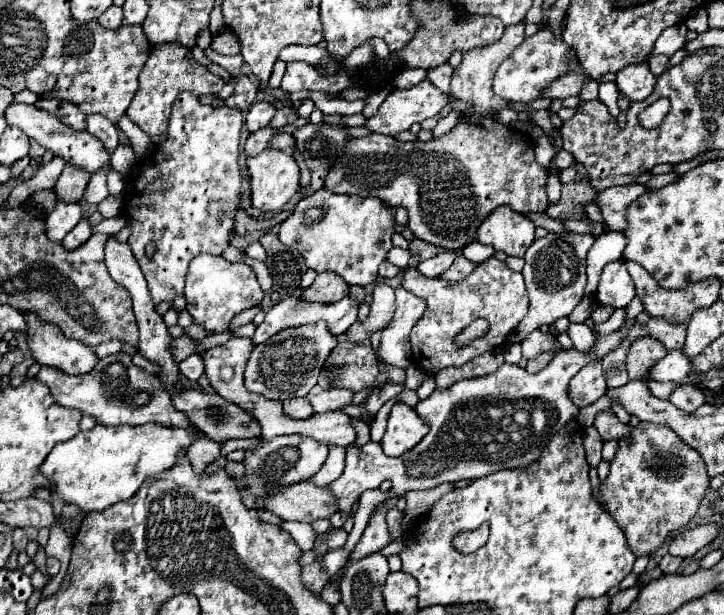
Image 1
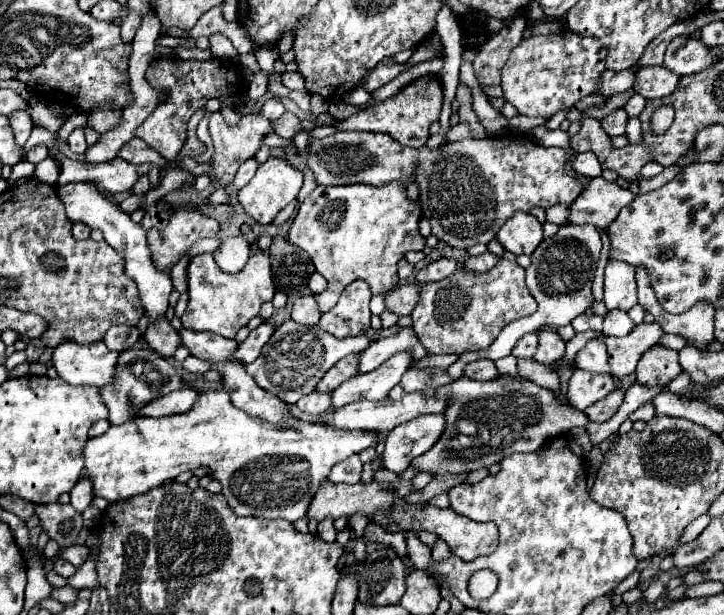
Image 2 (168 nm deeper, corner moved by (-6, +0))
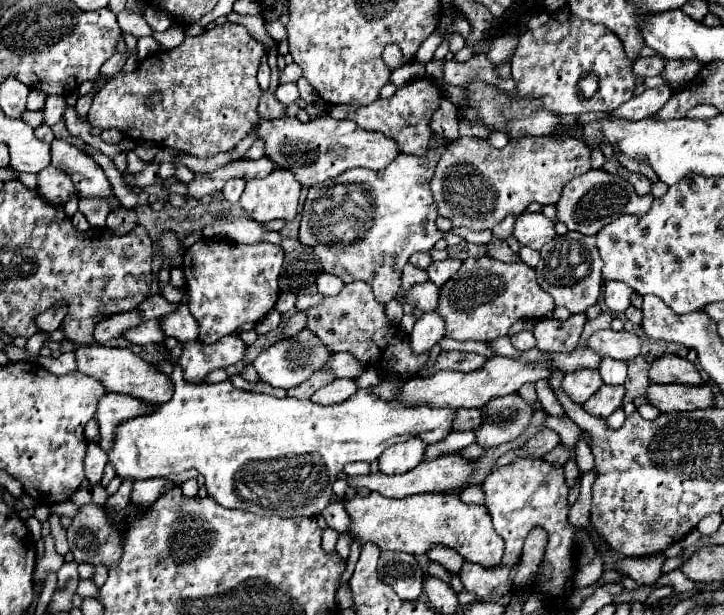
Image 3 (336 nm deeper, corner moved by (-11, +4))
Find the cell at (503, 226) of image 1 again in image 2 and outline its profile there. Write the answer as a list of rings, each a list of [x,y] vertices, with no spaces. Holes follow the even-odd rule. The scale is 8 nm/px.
[[[513,213],[497,233],[497,241],[515,255],[531,255],[543,241],[541,223],[529,213]]]

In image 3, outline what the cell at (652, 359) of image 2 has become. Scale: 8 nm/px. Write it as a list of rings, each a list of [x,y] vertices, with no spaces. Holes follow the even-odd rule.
[[[664,355],[656,359],[648,371],[652,383],[682,383],[682,385],[700,385],[702,377],[698,367],[688,359],[678,355]]]

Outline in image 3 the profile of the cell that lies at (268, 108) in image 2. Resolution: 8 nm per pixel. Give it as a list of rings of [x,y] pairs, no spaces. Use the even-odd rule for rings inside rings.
[[[284,83],[284,85],[278,85],[278,89],[276,89],[276,99],[284,105],[294,103],[298,97],[300,97],[300,93],[298,93],[296,83]]]

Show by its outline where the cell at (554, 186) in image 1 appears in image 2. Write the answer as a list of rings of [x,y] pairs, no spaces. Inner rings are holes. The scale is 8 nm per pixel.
[[[553,205],[547,209],[547,221],[555,225],[567,225],[569,223],[569,205]]]

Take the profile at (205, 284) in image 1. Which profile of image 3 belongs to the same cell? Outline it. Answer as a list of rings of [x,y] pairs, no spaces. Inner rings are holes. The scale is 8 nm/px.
[[[200,239],[186,249],[182,271],[186,275],[188,307],[200,325],[200,343],[216,343],[232,335],[242,323],[262,321],[278,301],[278,277],[284,263],[280,245],[236,245],[224,239]]]

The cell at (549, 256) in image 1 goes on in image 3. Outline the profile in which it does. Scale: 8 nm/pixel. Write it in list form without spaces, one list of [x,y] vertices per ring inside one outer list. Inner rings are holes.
[[[570,231],[562,237],[554,237],[540,249],[540,253],[542,259],[536,267],[536,277],[540,287],[552,295],[556,307],[566,307],[572,313],[582,313],[598,301],[602,285],[602,259],[596,249],[596,237],[586,237],[582,233]]]

